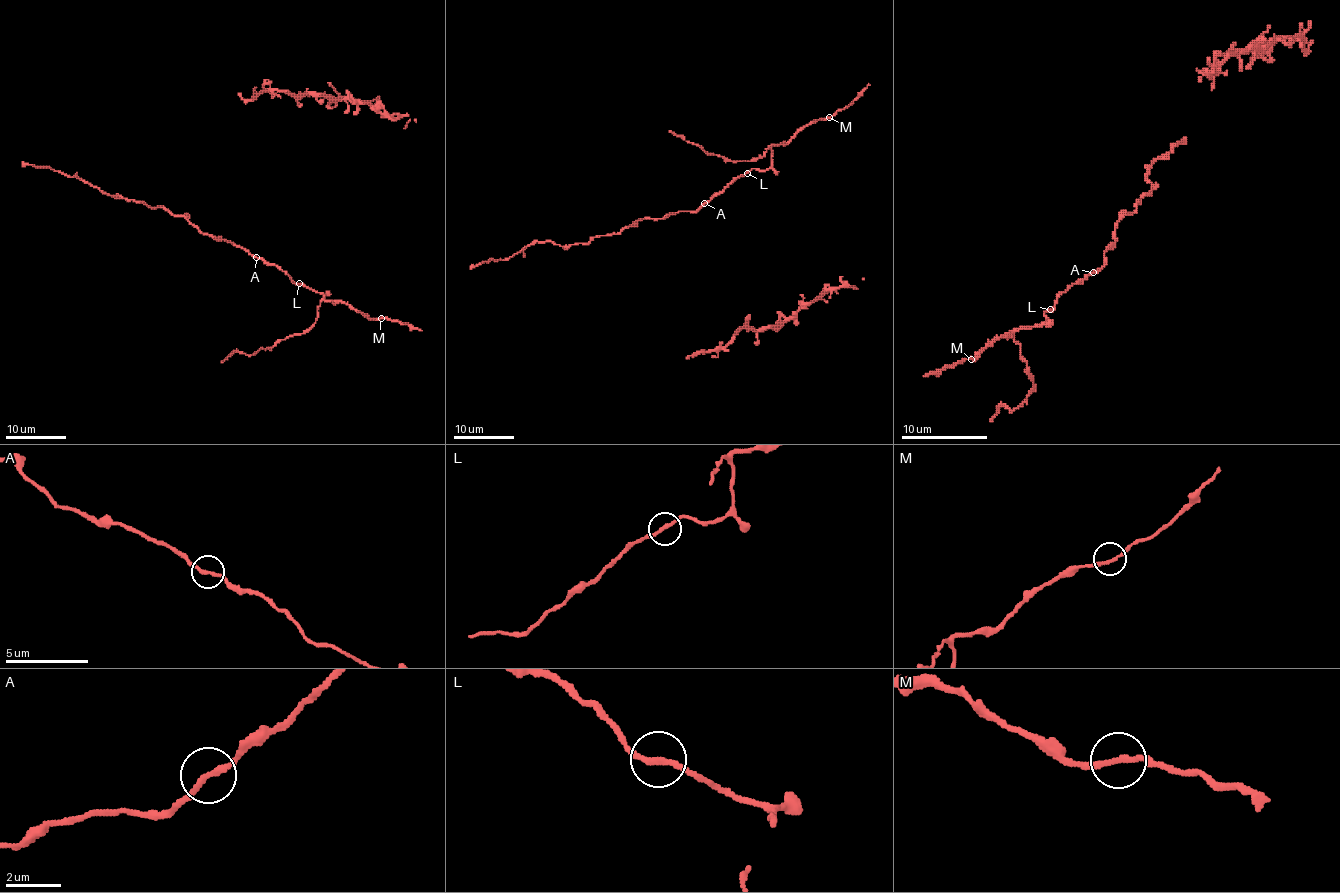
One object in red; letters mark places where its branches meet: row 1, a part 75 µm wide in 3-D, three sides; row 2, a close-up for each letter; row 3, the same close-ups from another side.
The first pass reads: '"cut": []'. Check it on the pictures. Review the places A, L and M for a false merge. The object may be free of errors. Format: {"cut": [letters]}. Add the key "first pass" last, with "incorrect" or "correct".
{"cut": ["A"], "first pass": "incorrect"}

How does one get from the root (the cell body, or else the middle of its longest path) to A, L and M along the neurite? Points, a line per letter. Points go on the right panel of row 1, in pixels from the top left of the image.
A: (1138, 200), (1136, 208), (1126, 212), (1117, 223), (1115, 243), (1104, 251), (1104, 264), (1093, 273)
L: (1138, 200), (1136, 208), (1117, 223), (1115, 243), (1104, 251), (1104, 264), (1072, 283), (1050, 309)
M: (1138, 200), (1117, 223), (1104, 264), (1072, 283), (1044, 314), (1040, 326), (1005, 333), (971, 359)

